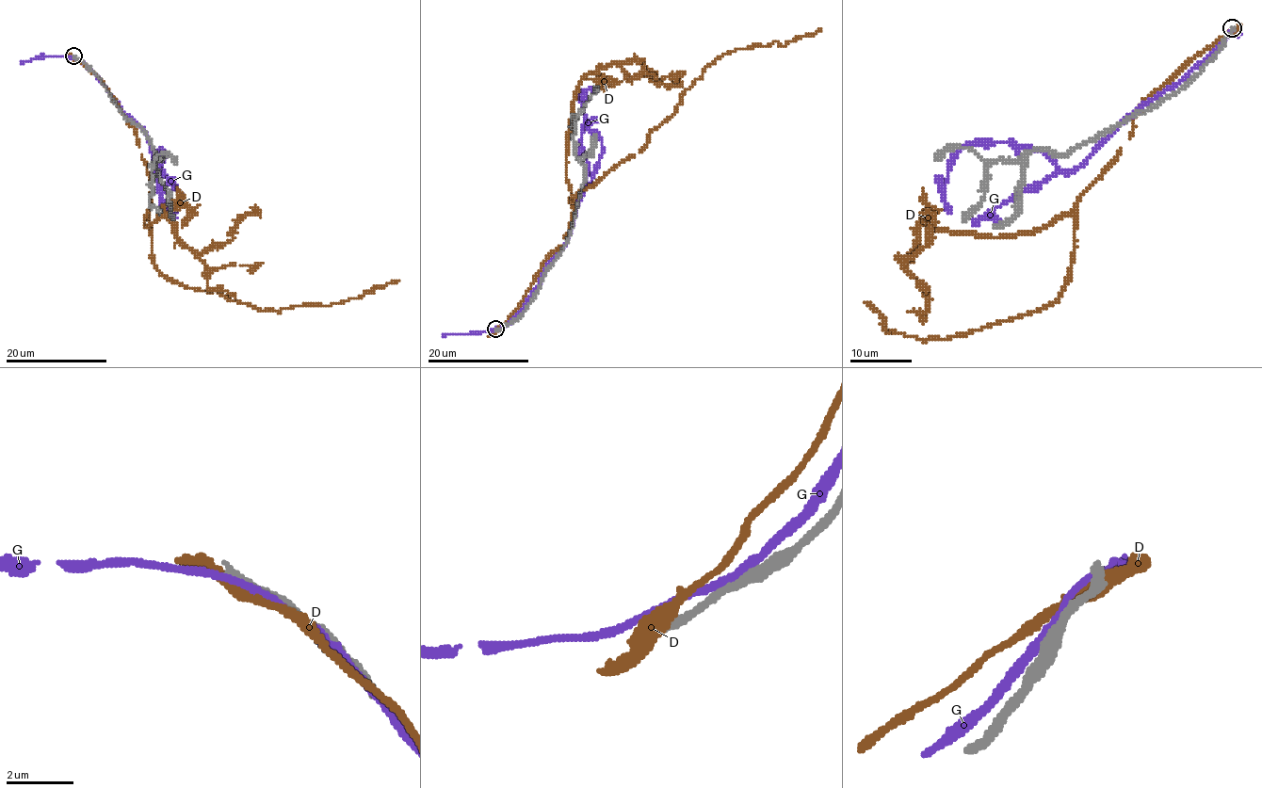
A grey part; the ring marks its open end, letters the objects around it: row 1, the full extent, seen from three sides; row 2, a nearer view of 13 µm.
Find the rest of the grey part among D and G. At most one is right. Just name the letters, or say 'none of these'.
none of these

